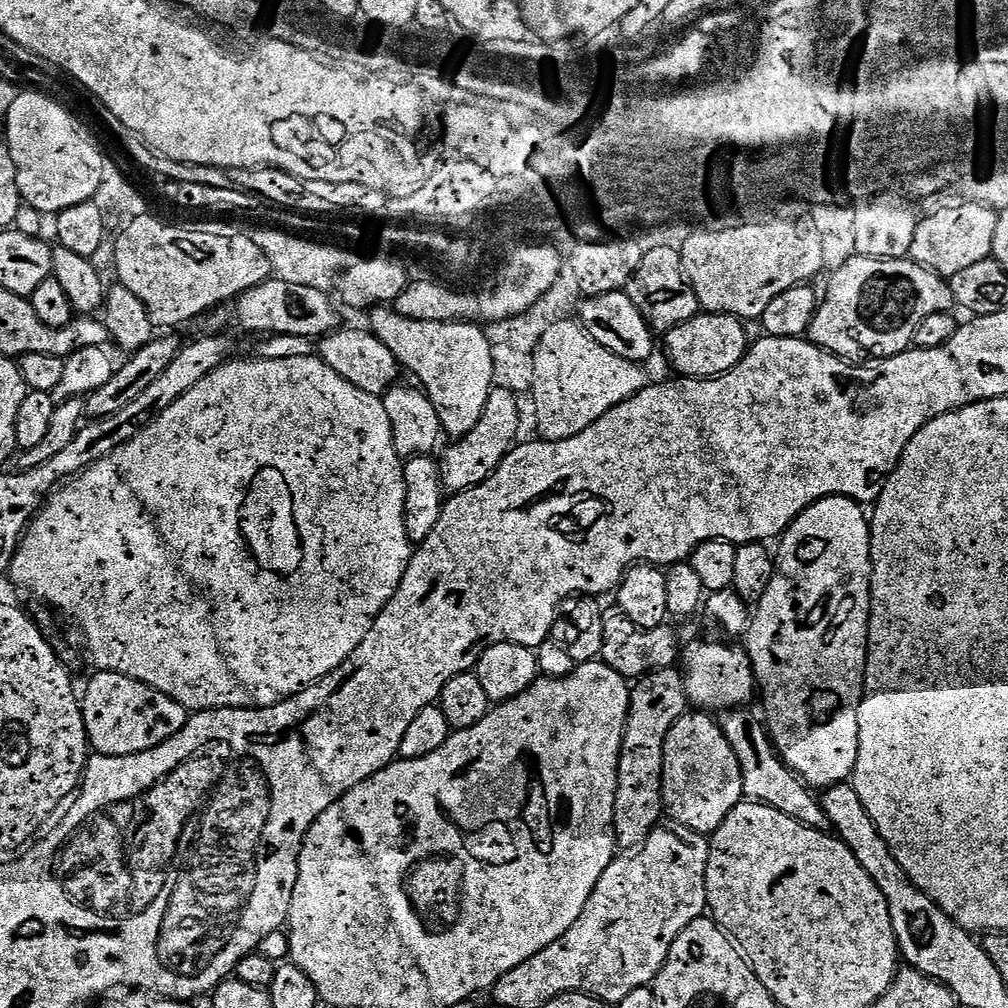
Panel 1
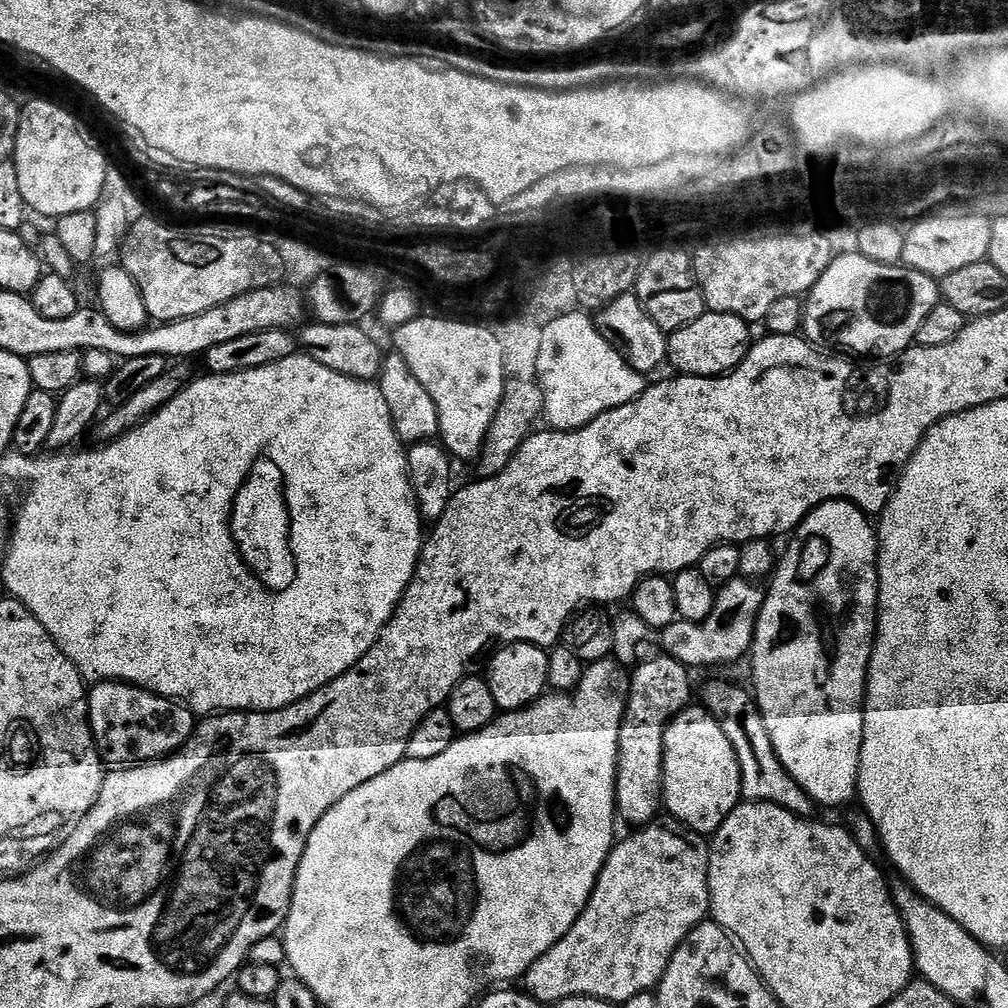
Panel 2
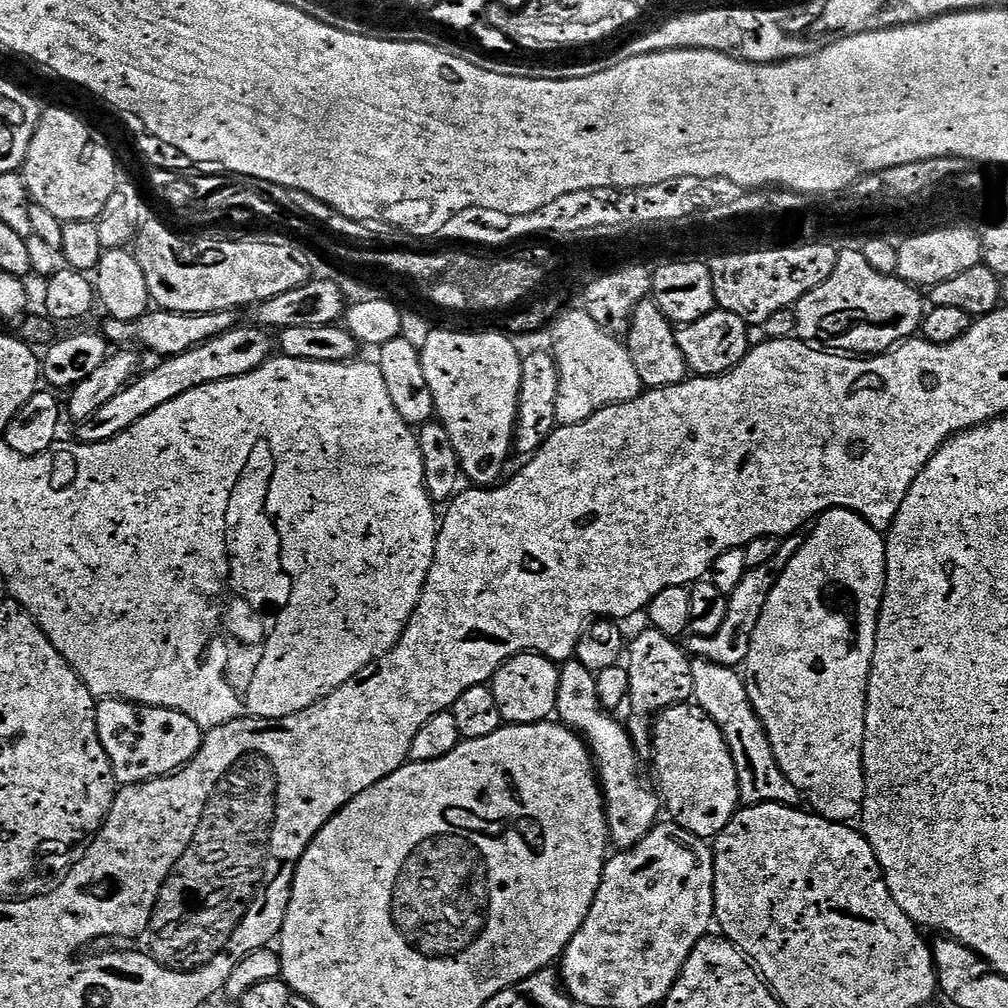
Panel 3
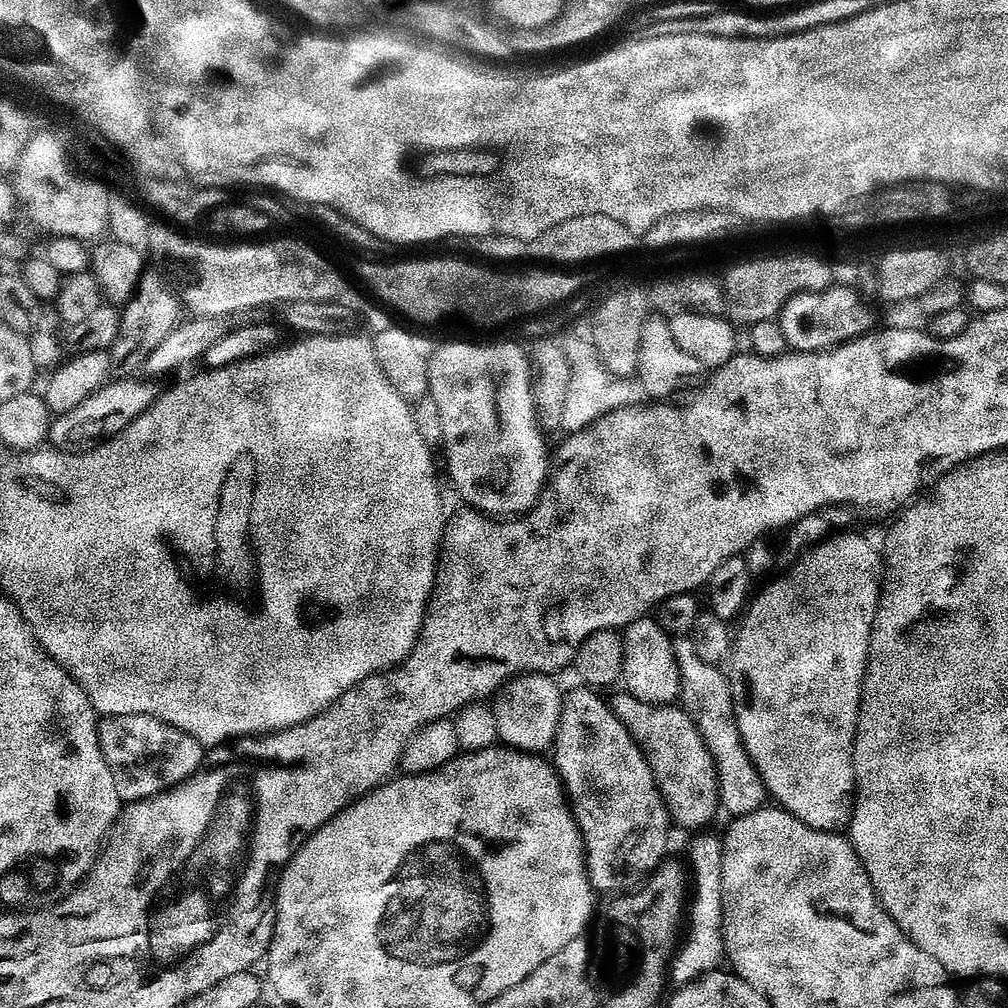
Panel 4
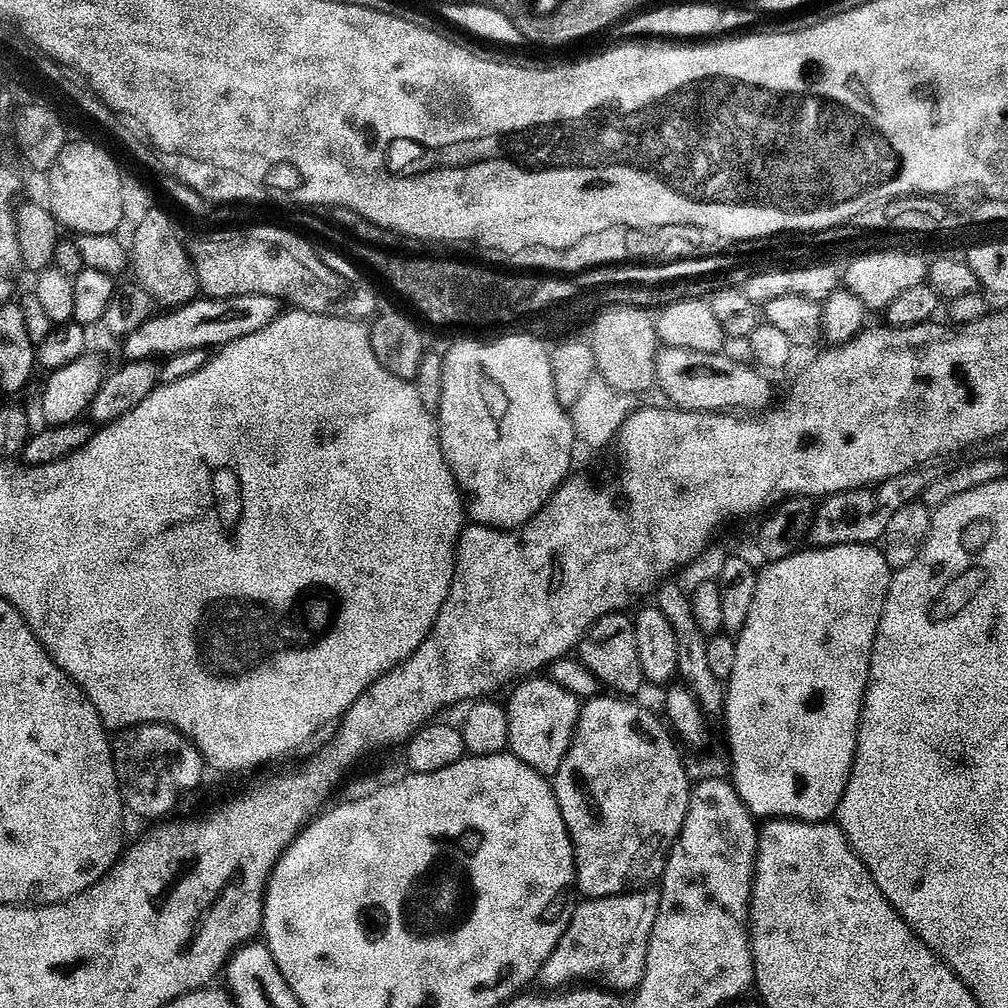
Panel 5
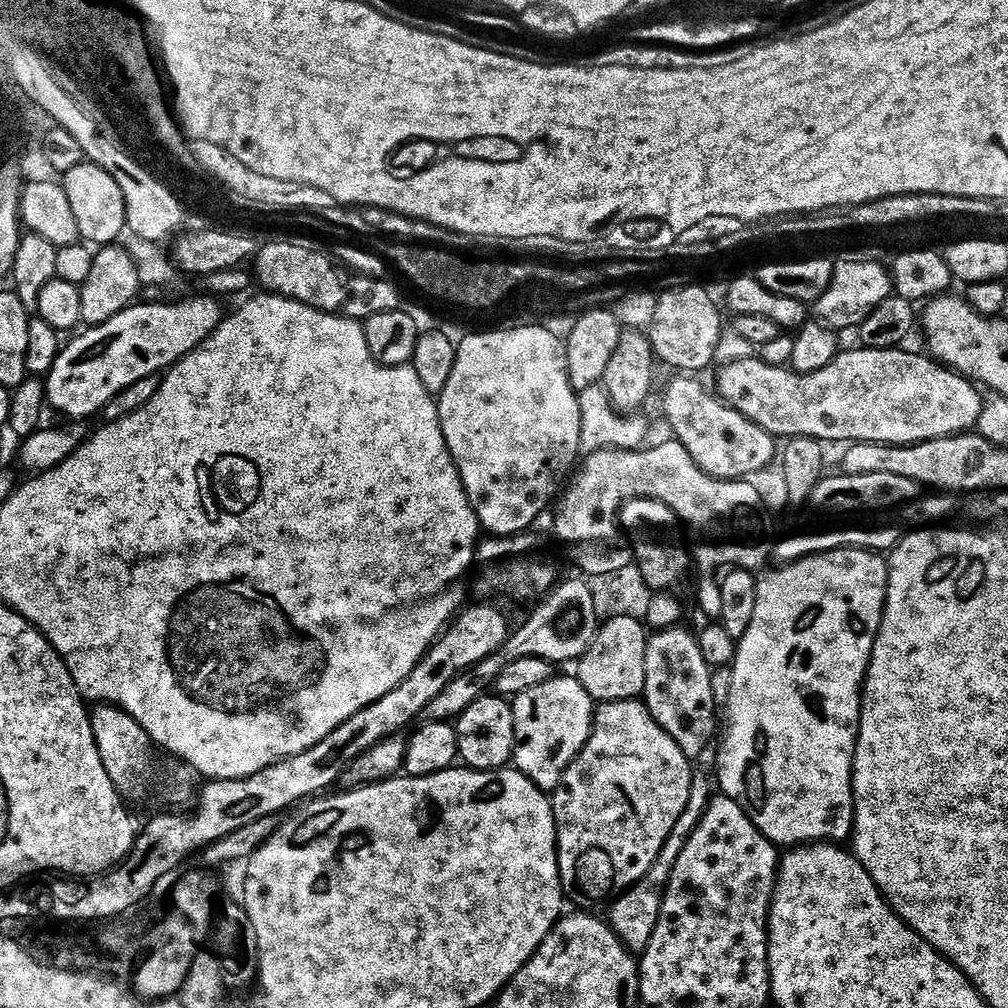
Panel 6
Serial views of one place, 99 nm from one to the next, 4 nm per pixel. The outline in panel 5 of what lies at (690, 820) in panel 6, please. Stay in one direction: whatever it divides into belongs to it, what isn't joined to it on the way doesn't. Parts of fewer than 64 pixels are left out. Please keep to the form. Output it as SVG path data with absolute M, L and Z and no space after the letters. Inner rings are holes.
M649 886L635 892L625 892L623 896L585 899L580 903L584 904L571 909L572 921L568 924L566 934L562 934L554 954L544 964L542 980L556 984L552 986L568 986L573 982L603 982L605 985L613 984L608 986L617 993L635 993L646 970L650 934L660 909L659 891Z

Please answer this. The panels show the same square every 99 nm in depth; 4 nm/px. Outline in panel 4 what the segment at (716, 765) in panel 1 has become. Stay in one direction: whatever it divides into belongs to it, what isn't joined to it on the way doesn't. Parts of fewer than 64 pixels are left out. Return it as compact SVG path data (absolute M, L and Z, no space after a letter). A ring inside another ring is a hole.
M621 690L616 697L611 697L610 703L621 722L635 736L637 744L644 749L652 769L656 771L656 780L664 792L673 821L679 827L681 824L684 828L707 829L704 827L722 808L720 774L716 770L716 759L712 757L712 751L696 721L683 707L647 704L627 690Z

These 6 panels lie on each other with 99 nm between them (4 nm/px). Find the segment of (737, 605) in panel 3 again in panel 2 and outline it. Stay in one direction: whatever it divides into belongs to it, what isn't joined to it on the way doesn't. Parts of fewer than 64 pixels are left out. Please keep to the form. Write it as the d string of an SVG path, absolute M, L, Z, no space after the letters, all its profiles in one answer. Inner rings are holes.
M737 578L719 589L716 593L716 605L710 614L710 618L706 618L704 624L695 624L694 622L686 622L677 618L673 624L666 626L659 633L660 644L663 655L672 656L678 663L684 665L689 670L695 668L712 668L715 664L736 664L740 659L747 657L752 650L752 640L756 637L756 627L758 626L758 618L760 611L764 605L764 597L766 595L763 587L759 588L753 581L748 578Z

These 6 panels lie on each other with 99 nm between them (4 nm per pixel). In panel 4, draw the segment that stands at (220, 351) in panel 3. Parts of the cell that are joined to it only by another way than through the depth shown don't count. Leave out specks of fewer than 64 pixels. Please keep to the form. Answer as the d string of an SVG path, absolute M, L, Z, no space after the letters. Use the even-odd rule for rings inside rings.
M120 378L111 381L85 400L82 406L62 416L56 416L52 422L49 443L60 452L88 453L103 443L107 437L111 438L121 433L141 417L150 406L156 404L162 395L162 388L159 386L161 385L157 381L146 378Z

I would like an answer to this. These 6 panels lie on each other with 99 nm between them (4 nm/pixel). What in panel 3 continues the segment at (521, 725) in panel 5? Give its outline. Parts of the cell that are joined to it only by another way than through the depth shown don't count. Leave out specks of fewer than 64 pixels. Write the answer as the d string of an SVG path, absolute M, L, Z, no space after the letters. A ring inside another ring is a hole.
M520 652L510 657L492 675L490 687L498 702L504 724L543 724L553 719L558 698L559 667L536 652Z

